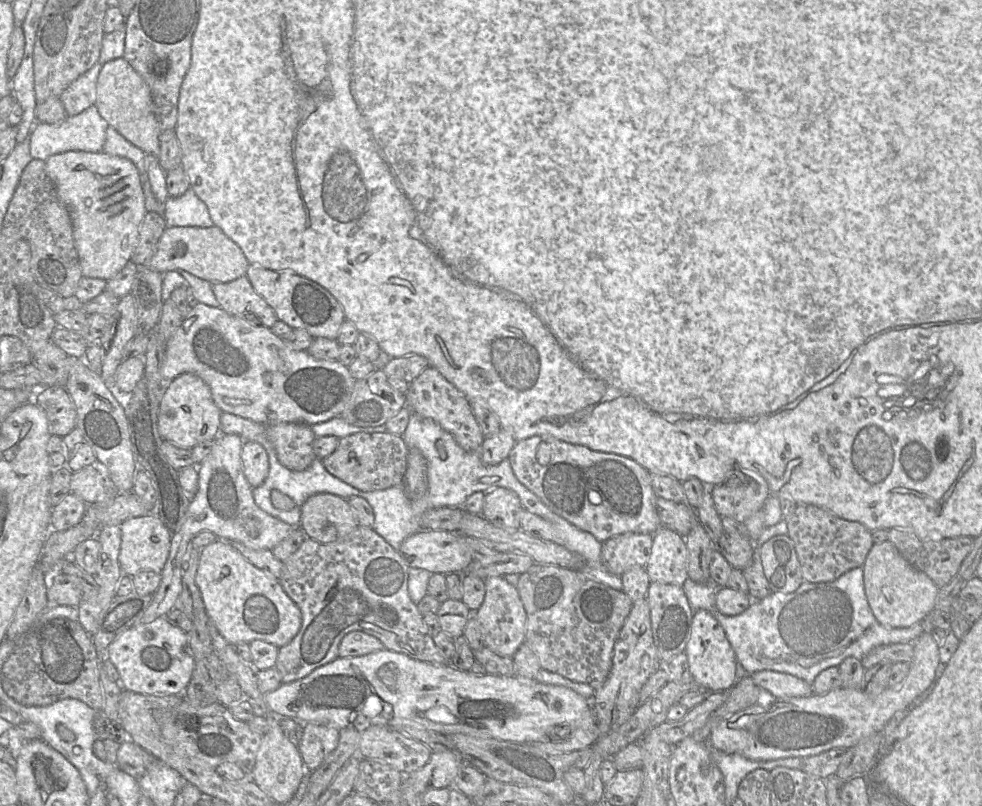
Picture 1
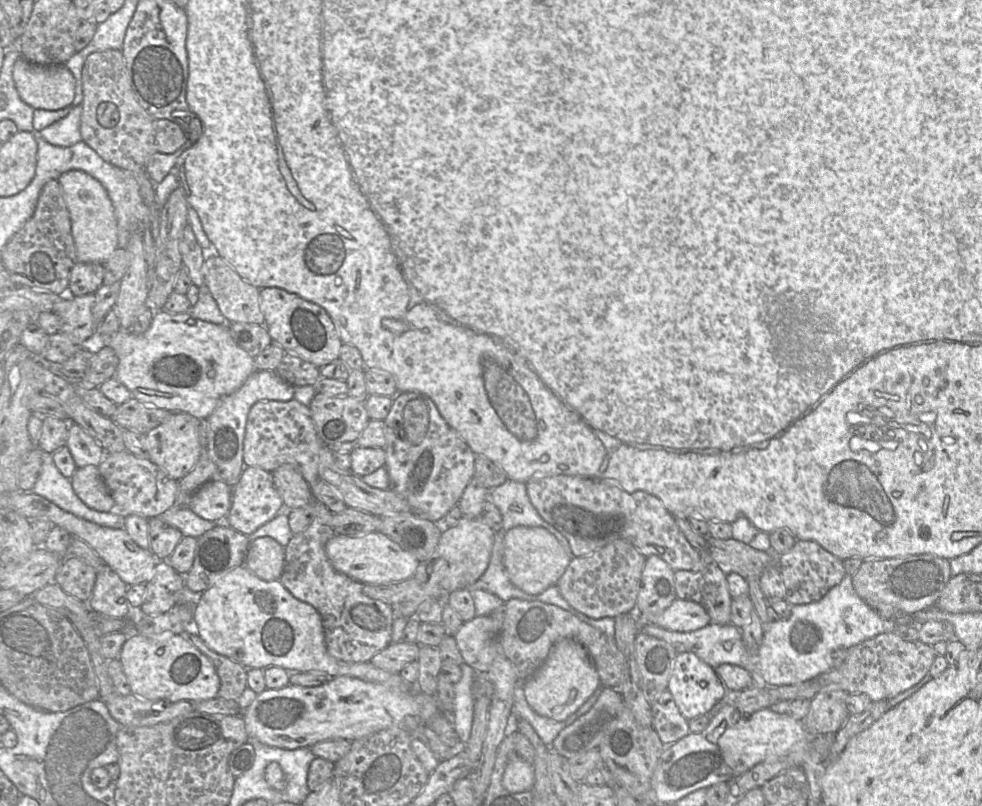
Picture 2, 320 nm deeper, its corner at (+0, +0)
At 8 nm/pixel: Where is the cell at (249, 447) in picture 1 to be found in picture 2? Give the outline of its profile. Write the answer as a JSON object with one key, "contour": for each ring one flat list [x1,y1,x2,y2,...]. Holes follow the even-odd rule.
{"contour":[[246,466,232,489,232,504,226,518,226,525,249,536,276,517,282,506,283,501,274,486,272,473,257,466]]}

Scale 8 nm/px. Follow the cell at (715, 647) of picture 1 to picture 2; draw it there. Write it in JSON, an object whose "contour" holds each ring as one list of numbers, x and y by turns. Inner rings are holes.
{"contour":[[692,652,676,655,667,690,671,693,681,715,687,721,708,715,727,692,725,685,716,674,715,668,702,661]]}

